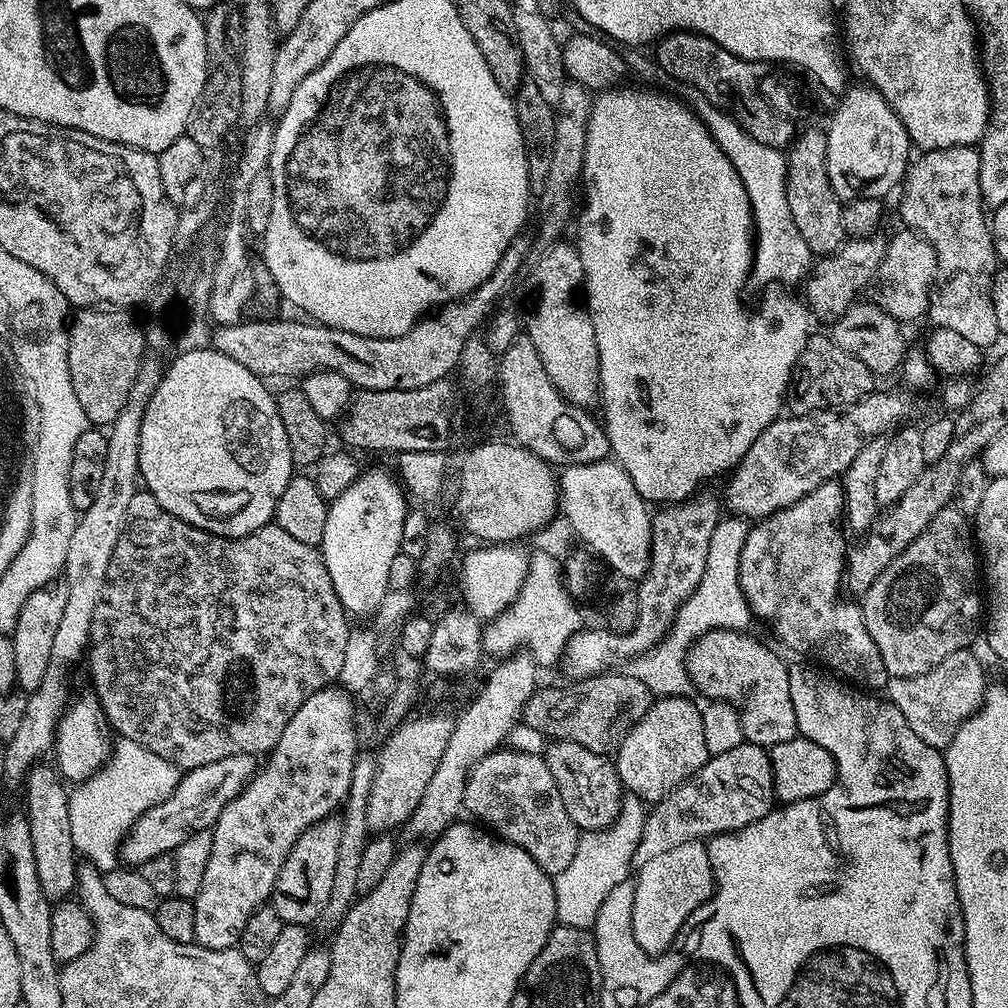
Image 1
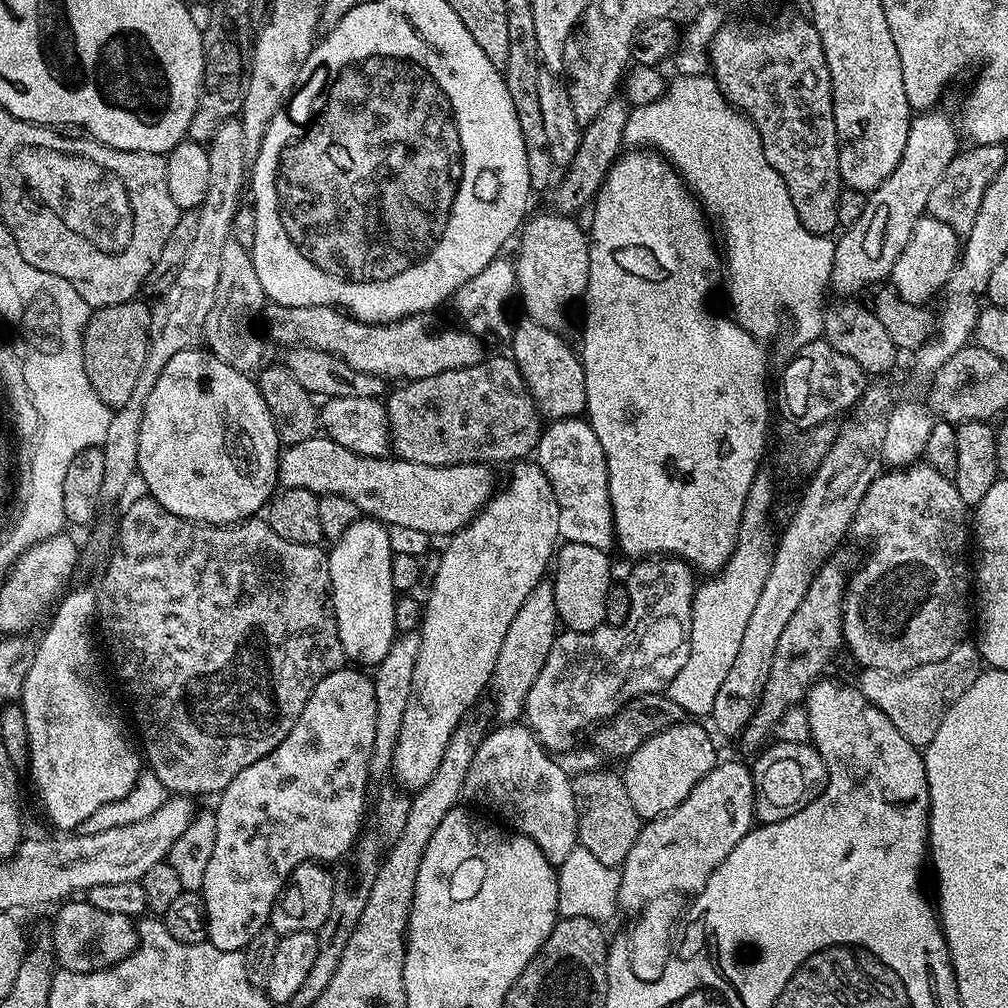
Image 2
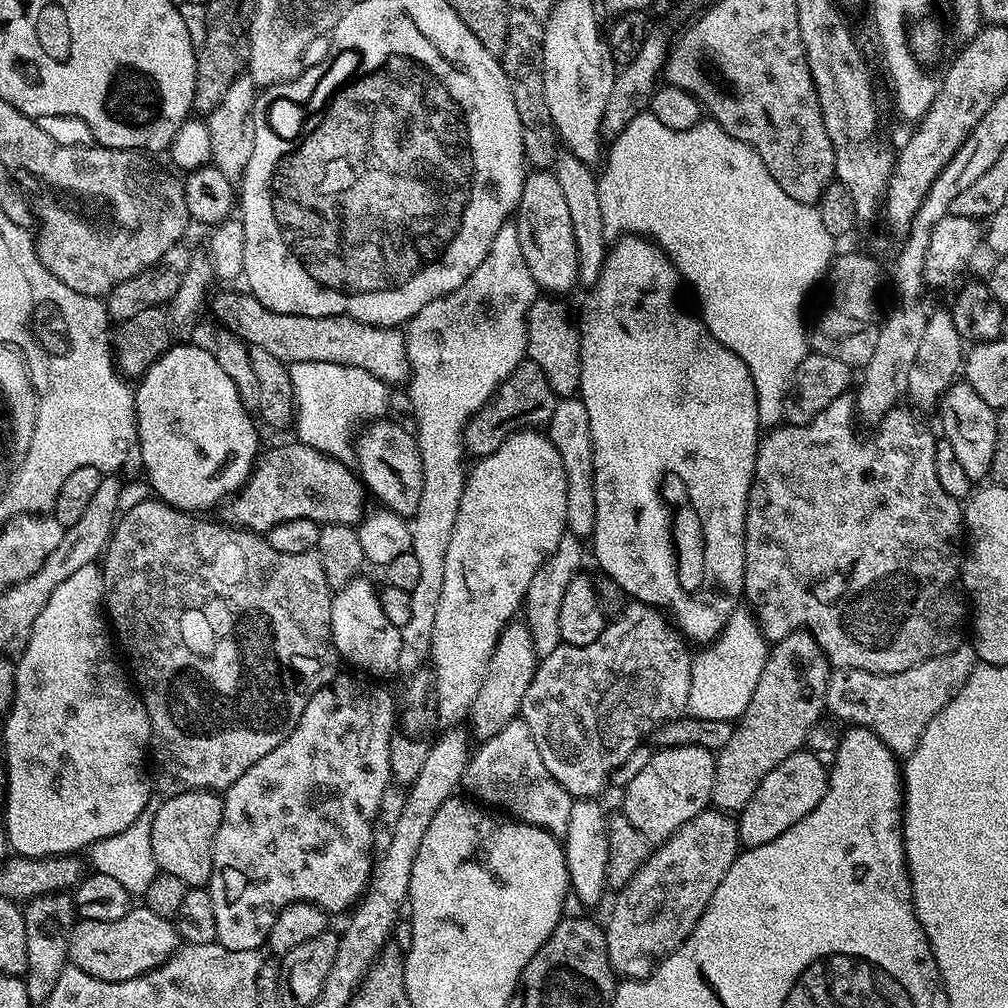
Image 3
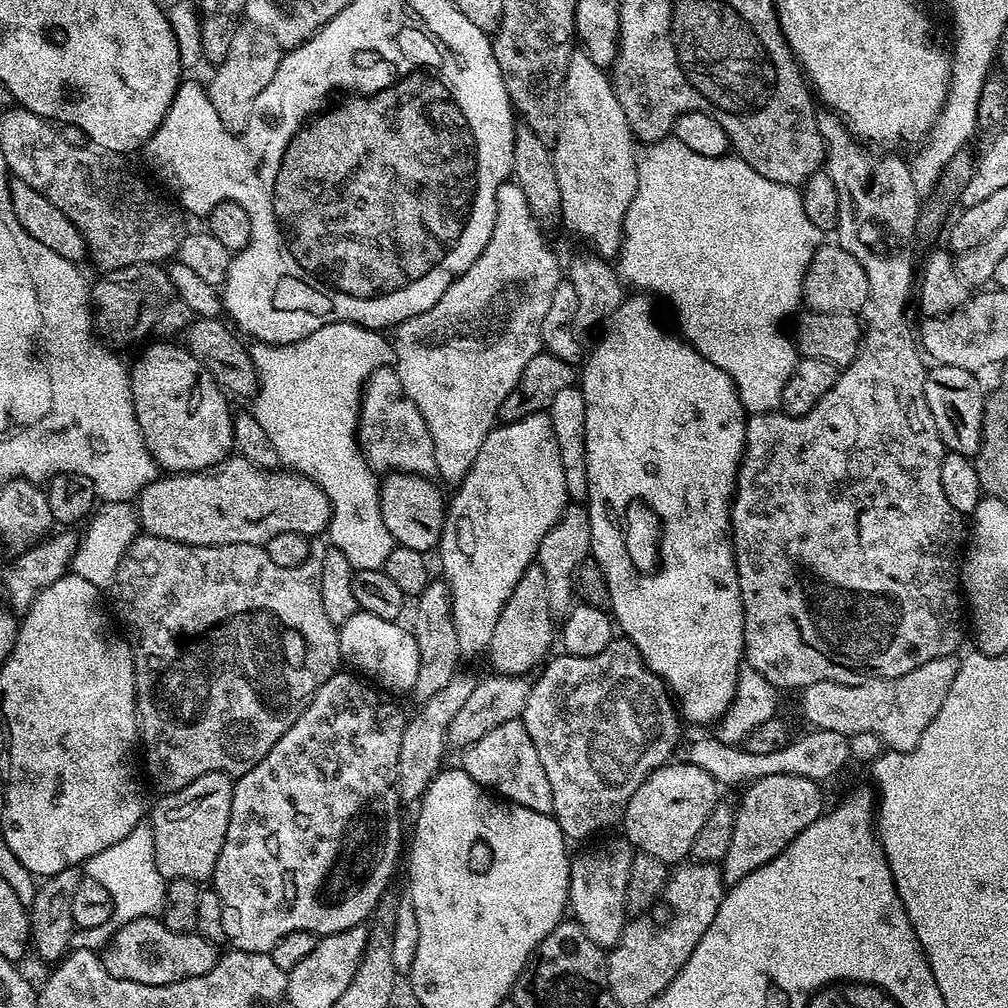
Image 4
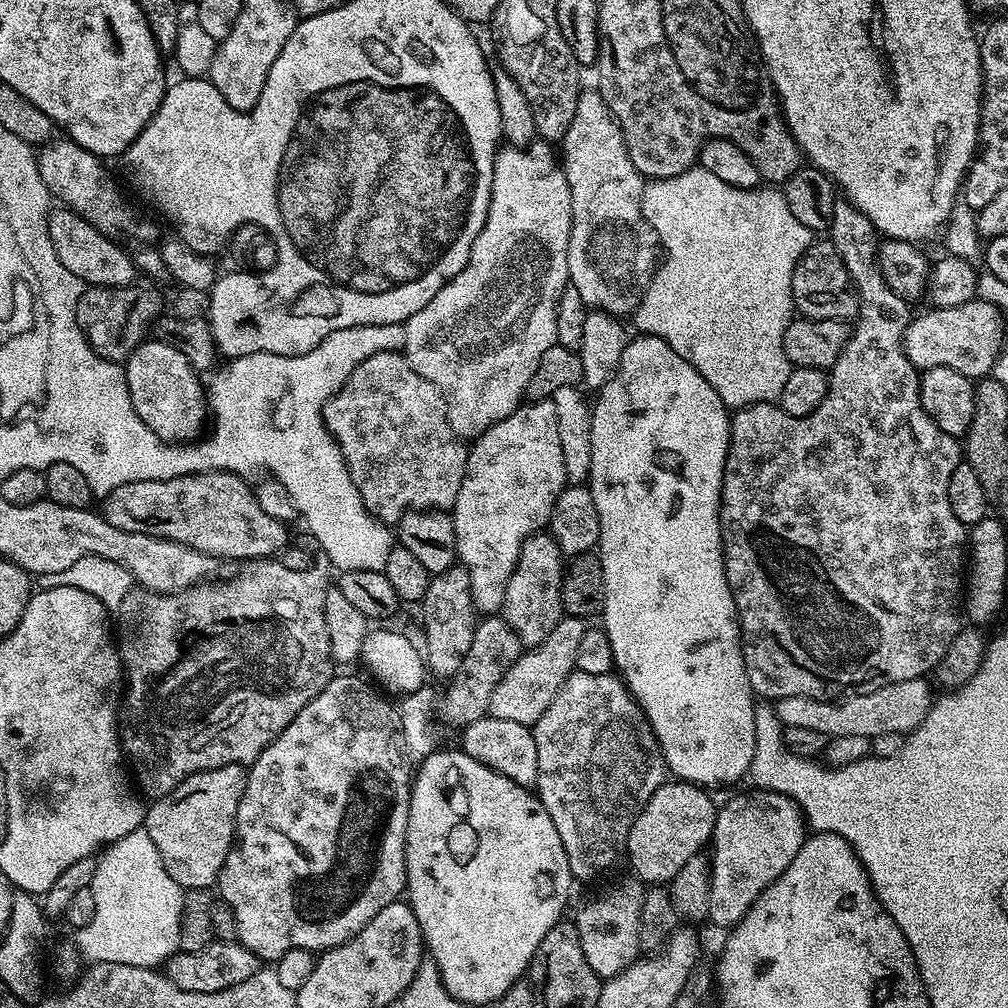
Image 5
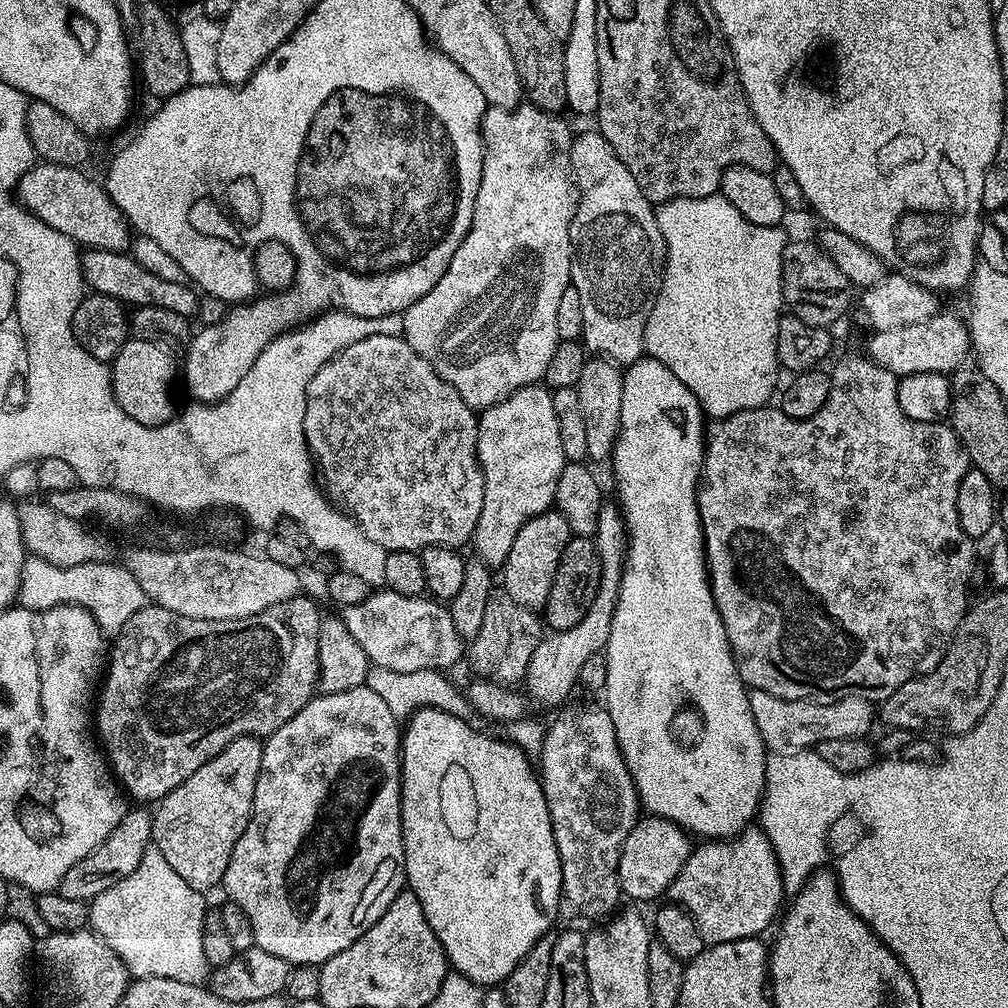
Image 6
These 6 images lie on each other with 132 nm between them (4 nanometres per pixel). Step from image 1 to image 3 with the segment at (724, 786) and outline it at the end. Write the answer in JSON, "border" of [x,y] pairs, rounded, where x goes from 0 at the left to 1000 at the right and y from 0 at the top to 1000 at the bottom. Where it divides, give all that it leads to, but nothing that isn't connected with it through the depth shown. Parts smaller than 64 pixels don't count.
{"border":[[[699,804],[664,833],[648,840],[633,867],[610,886],[603,917],[598,918],[608,961],[619,962],[627,950],[658,950],[671,943],[688,923],[692,911],[696,911],[704,891],[708,891],[708,883],[720,871],[720,863],[724,863],[735,841],[731,814],[713,804]]]}

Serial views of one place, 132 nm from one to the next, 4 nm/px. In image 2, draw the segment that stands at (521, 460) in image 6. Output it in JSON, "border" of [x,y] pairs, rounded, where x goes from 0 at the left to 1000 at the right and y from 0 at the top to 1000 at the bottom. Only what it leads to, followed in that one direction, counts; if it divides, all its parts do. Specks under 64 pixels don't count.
{"border":[[[531,458],[509,459],[506,467],[500,485],[489,487],[488,493],[468,513],[468,517],[441,539],[445,540],[437,552],[425,596],[422,594],[419,599],[421,613],[415,624],[419,641],[415,645],[415,658],[411,660],[407,696],[403,696],[399,724],[395,724],[388,763],[393,768],[392,777],[402,784],[423,780],[423,776],[431,772],[431,764],[435,764],[435,756],[438,756],[438,748],[442,748],[446,728],[450,728],[453,720],[467,707],[464,705],[471,700],[472,693],[485,682],[490,657],[494,657],[494,645],[498,645],[498,633],[502,633],[510,609],[514,609],[526,585],[541,574],[550,556],[556,531],[554,494],[550,494],[546,474],[542,474]]]}

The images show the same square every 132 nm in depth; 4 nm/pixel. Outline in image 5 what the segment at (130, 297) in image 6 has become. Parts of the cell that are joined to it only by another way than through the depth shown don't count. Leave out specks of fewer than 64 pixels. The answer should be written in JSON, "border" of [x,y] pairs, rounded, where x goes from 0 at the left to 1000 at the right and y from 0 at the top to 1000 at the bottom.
{"border":[[[56,204],[48,211],[48,235],[58,252],[58,260],[69,268],[84,284],[97,283],[102,286],[121,286],[134,281],[137,267],[132,255],[127,254],[114,237],[101,233],[85,216],[69,206]]]}

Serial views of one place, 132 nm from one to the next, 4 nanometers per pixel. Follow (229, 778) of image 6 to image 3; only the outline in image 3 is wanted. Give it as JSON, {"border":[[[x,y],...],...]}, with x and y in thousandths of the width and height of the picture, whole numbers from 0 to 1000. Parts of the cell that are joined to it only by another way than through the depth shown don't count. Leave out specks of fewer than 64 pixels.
{"border":[[[188,784],[160,795],[149,823],[149,839],[153,843],[156,862],[173,867],[173,871],[181,871],[188,881],[203,880],[210,869],[210,844],[220,815],[221,793],[213,786]]]}

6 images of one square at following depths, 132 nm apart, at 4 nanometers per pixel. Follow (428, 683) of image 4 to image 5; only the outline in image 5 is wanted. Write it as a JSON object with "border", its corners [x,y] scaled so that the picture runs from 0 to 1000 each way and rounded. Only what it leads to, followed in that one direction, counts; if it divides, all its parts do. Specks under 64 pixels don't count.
{"border":[[[449,562],[430,570],[423,581],[423,589],[415,597],[417,615],[421,618],[421,639],[419,650],[426,668],[446,673],[458,661],[466,637],[470,637],[470,625],[474,618],[472,600],[464,589],[464,567],[461,563]]]}

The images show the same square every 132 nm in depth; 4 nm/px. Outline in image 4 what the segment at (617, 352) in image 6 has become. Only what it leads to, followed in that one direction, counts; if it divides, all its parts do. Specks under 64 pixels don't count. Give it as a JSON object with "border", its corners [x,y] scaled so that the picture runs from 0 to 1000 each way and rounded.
{"border":[[[568,51],[567,55],[563,57],[555,113],[556,128],[547,148],[550,173],[554,173],[556,214],[561,224],[584,238],[588,242],[584,243],[594,253],[600,256],[610,255],[615,249],[615,236],[619,232],[619,212],[633,186],[633,147],[630,147],[632,144],[621,121],[621,113],[617,113],[617,105],[607,88],[604,72],[585,62],[585,58],[580,56],[578,51]]]}

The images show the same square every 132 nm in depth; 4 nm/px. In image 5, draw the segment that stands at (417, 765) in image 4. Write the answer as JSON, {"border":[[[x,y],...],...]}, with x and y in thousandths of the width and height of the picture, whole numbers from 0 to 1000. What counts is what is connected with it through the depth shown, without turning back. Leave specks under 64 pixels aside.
{"border":[[[484,609],[473,618],[470,625],[470,637],[466,637],[466,645],[462,645],[462,653],[458,653],[458,661],[443,676],[444,684],[440,691],[435,694],[435,706],[440,709],[444,718],[459,720],[478,712],[484,705],[486,688],[490,688],[490,681],[498,675],[502,665],[516,652],[518,640],[514,629],[506,625],[500,614],[492,609]]]}

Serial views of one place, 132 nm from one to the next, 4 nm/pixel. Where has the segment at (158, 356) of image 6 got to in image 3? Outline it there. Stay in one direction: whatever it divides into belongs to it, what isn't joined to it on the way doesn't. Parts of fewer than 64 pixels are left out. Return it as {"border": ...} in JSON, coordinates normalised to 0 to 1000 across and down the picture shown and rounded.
{"border":[[[172,340],[166,349],[161,350],[156,357],[151,360],[149,367],[145,367],[142,373],[138,374],[134,382],[133,392],[135,395],[135,436],[137,438],[137,456],[143,459],[143,468],[147,471],[147,480],[152,484],[154,491],[168,500],[171,504],[178,504],[179,507],[188,510],[201,509],[201,504],[210,504],[214,499],[225,497],[238,487],[240,481],[246,477],[246,471],[254,462],[256,447],[254,448],[254,425],[250,422],[251,410],[246,409],[244,403],[240,401],[236,391],[236,386],[227,372],[220,367],[213,357],[211,350],[204,344],[193,345],[190,341]]]}

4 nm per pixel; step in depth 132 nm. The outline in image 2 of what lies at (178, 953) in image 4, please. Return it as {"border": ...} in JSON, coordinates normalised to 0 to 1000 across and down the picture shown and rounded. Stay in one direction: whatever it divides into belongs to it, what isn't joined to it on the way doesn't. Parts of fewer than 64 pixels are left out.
{"border":[[[71,891],[61,896],[55,902],[56,914],[52,917],[50,928],[52,931],[52,944],[56,948],[57,957],[65,964],[96,964],[105,962],[117,954],[121,954],[135,940],[137,932],[137,917],[132,910],[125,907],[105,907],[89,899],[86,892]]]}

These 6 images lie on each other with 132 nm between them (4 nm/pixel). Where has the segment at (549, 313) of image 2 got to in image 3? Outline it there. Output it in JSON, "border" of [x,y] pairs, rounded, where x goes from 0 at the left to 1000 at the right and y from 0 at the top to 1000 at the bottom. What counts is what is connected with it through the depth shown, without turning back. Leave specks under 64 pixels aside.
{"border":[[[528,169],[520,176],[518,196],[510,211],[510,221],[514,228],[514,241],[518,243],[518,256],[522,256],[522,264],[526,264],[526,272],[530,272],[533,287],[544,292],[560,292],[573,282],[573,244],[569,244],[569,224],[565,221],[565,207],[562,204],[562,196],[558,192],[558,185],[554,185],[554,177],[548,169]]]}

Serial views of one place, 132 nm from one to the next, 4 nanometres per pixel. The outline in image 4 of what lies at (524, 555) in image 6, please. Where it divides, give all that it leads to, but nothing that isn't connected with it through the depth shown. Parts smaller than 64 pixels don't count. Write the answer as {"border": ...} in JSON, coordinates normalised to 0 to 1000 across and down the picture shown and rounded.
{"border":[[[534,562],[524,563],[522,569],[514,573],[510,589],[502,593],[502,601],[498,601],[498,609],[494,609],[490,629],[486,629],[482,652],[488,658],[489,668],[520,673],[525,670],[523,667],[531,668],[541,658],[548,635],[550,639],[550,613],[545,607],[546,599],[542,597],[542,569],[538,569]]]}

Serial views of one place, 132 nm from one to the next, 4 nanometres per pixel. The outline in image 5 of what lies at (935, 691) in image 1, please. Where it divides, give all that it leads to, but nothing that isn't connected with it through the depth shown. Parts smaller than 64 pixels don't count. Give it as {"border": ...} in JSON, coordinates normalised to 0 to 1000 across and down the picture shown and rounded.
{"border":[[[920,674],[889,677],[863,685],[863,688],[838,690],[835,694],[809,694],[803,690],[781,690],[769,695],[770,713],[778,722],[795,721],[810,724],[822,732],[835,729],[904,728],[919,712],[927,697],[926,680]]]}

